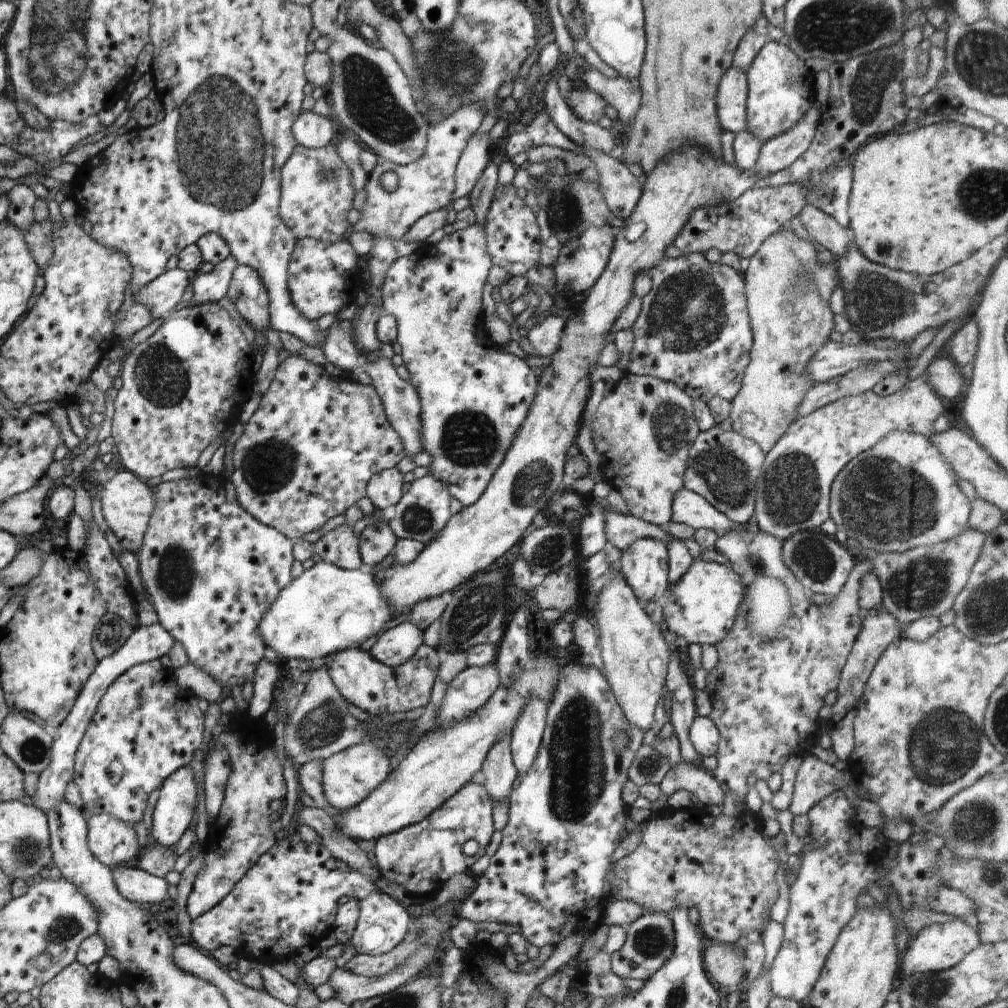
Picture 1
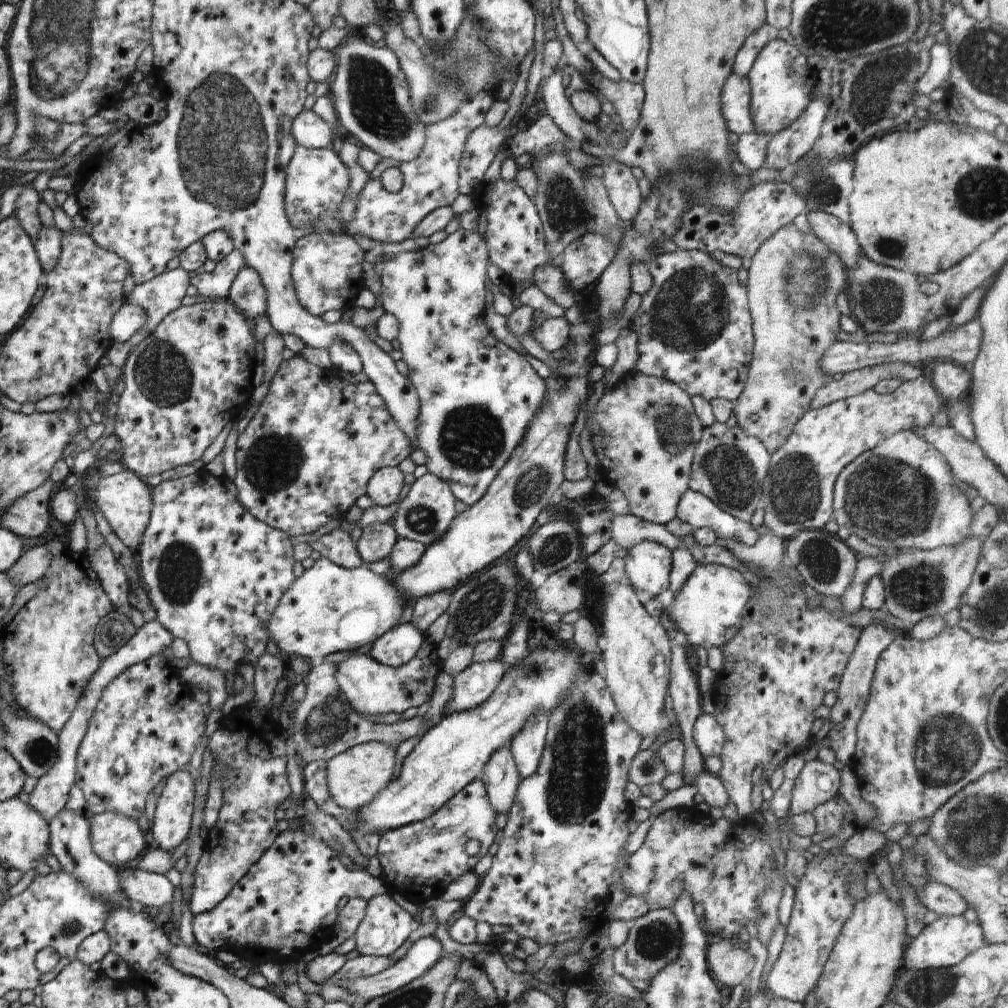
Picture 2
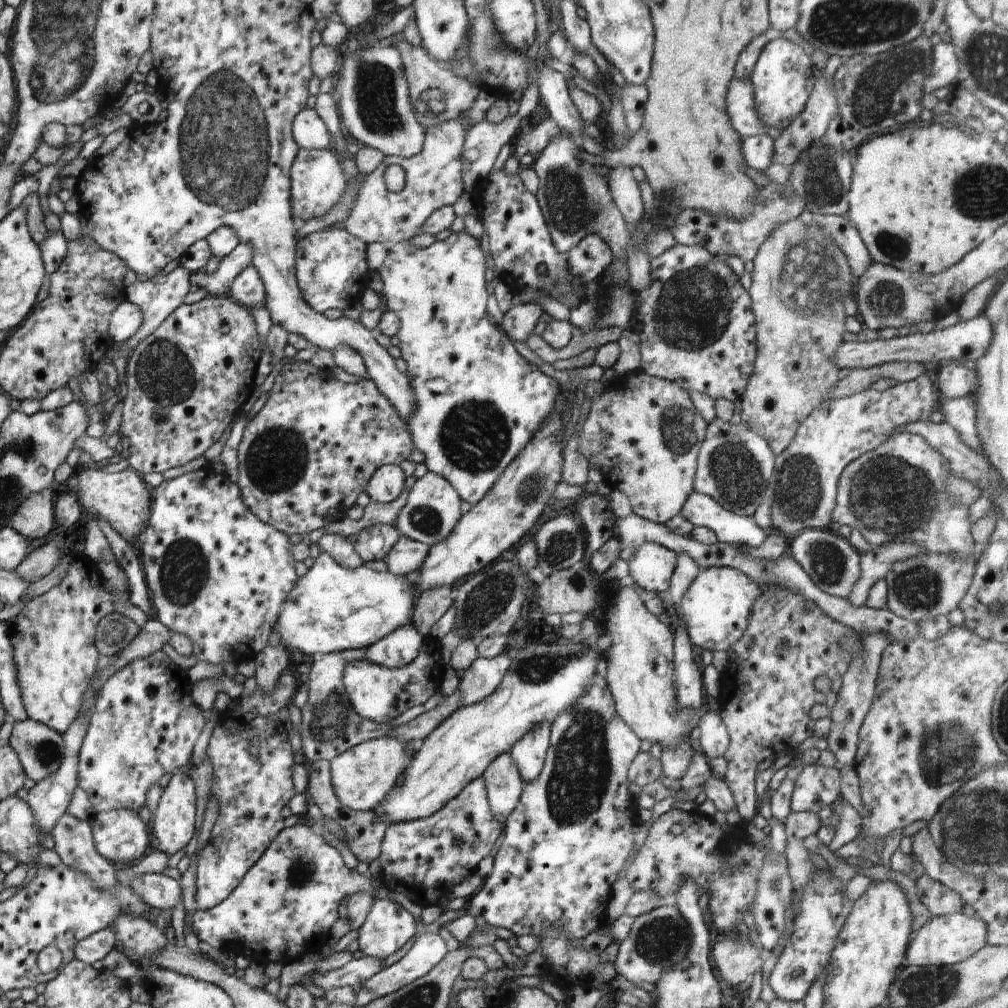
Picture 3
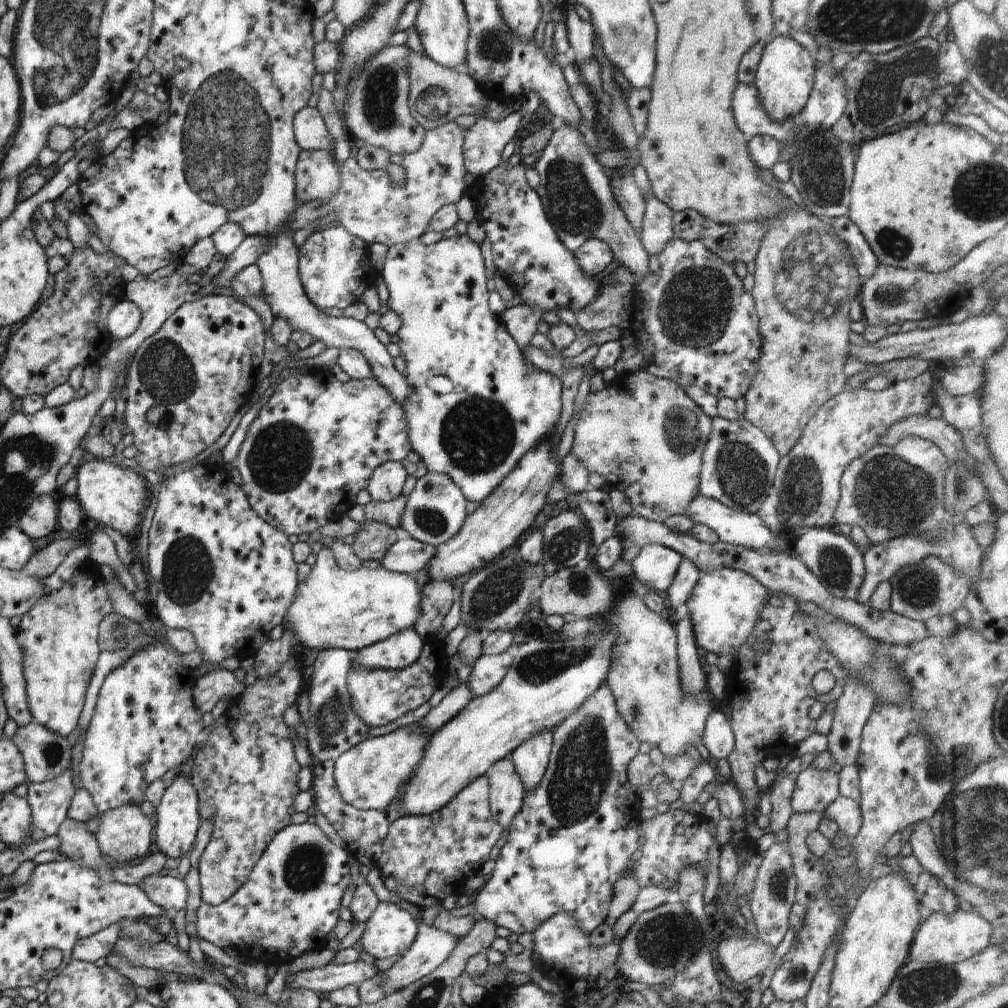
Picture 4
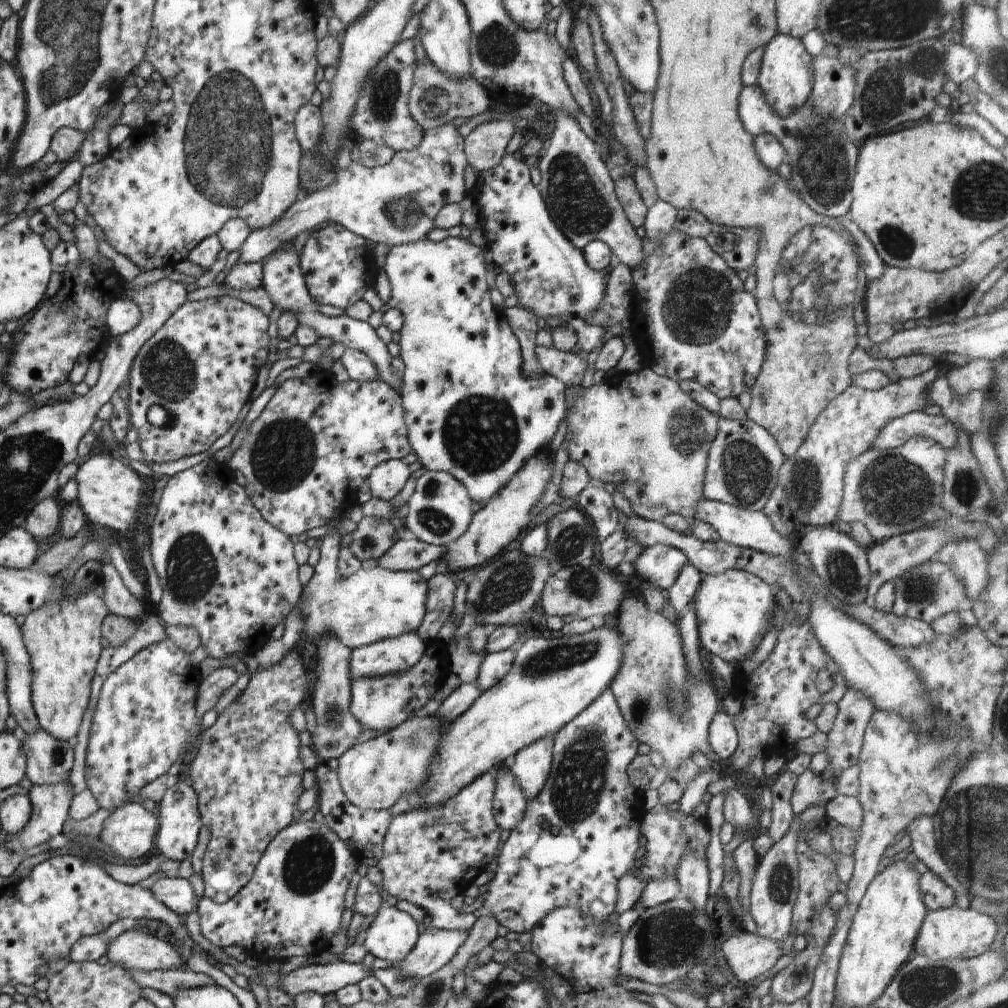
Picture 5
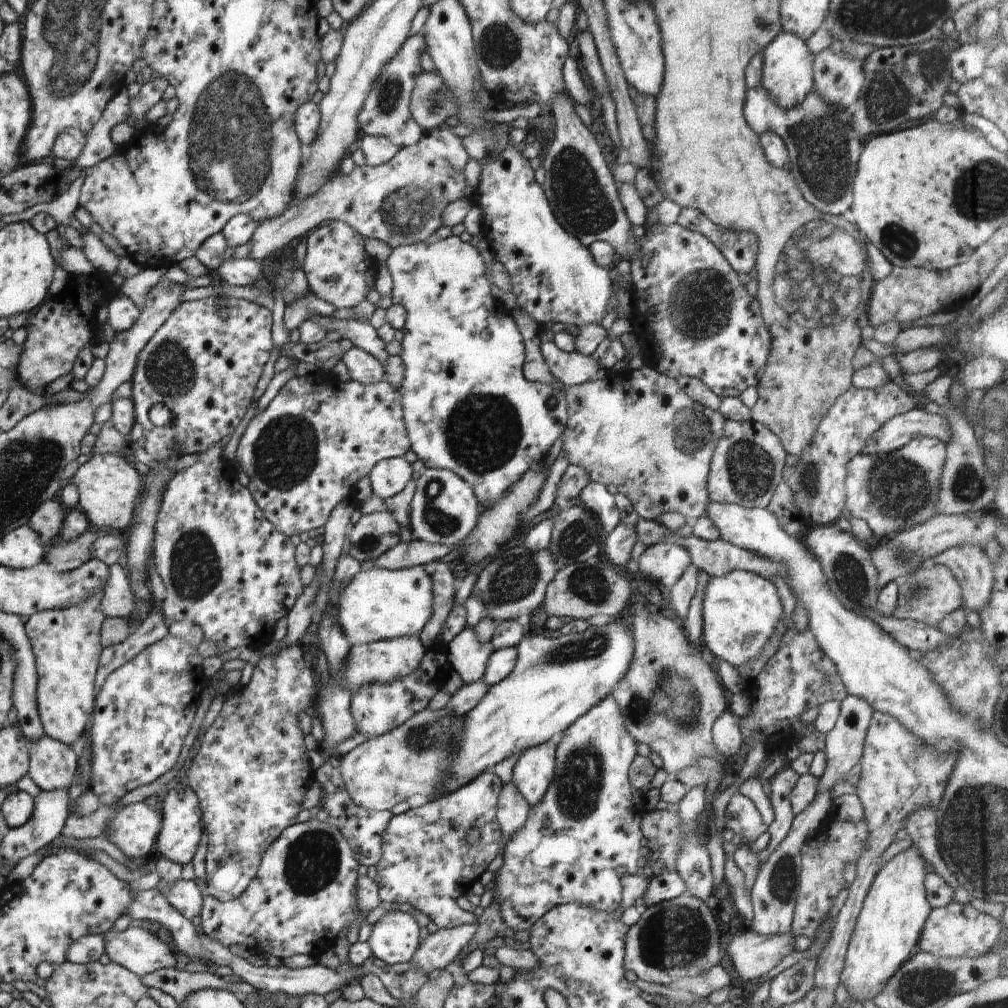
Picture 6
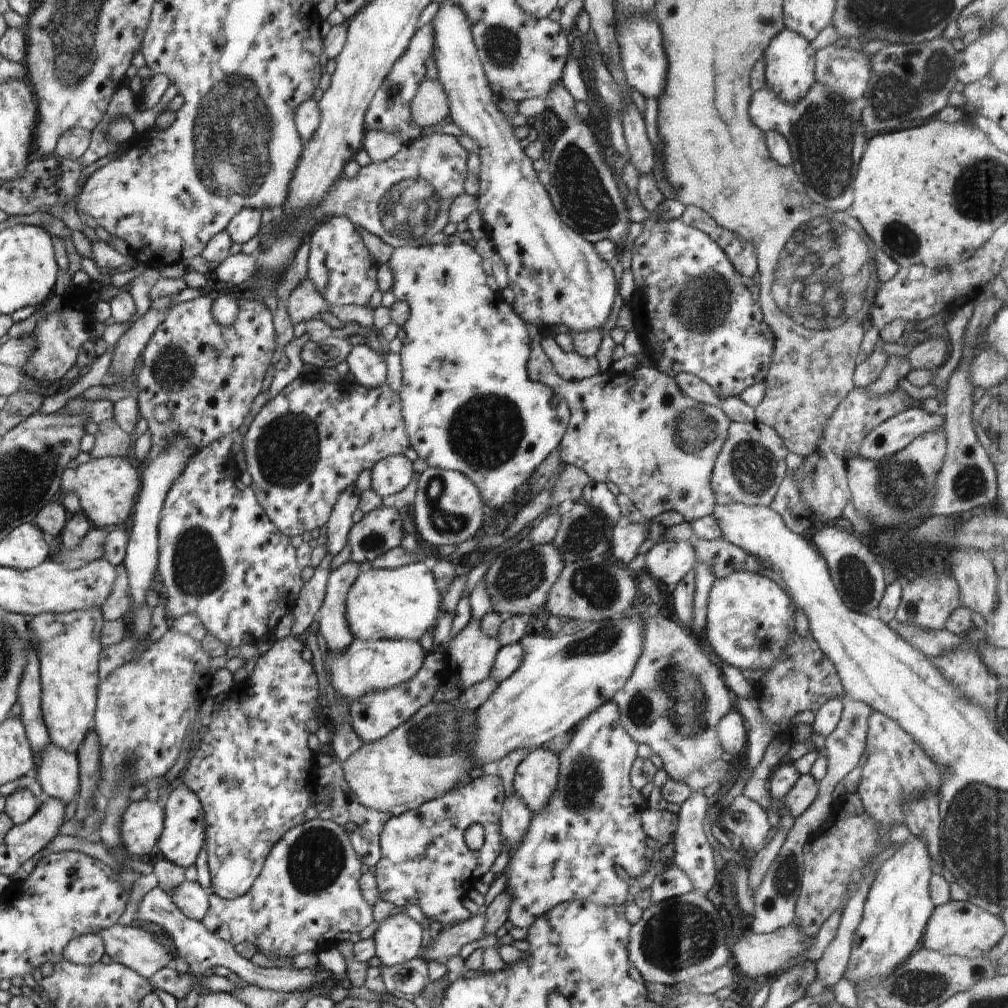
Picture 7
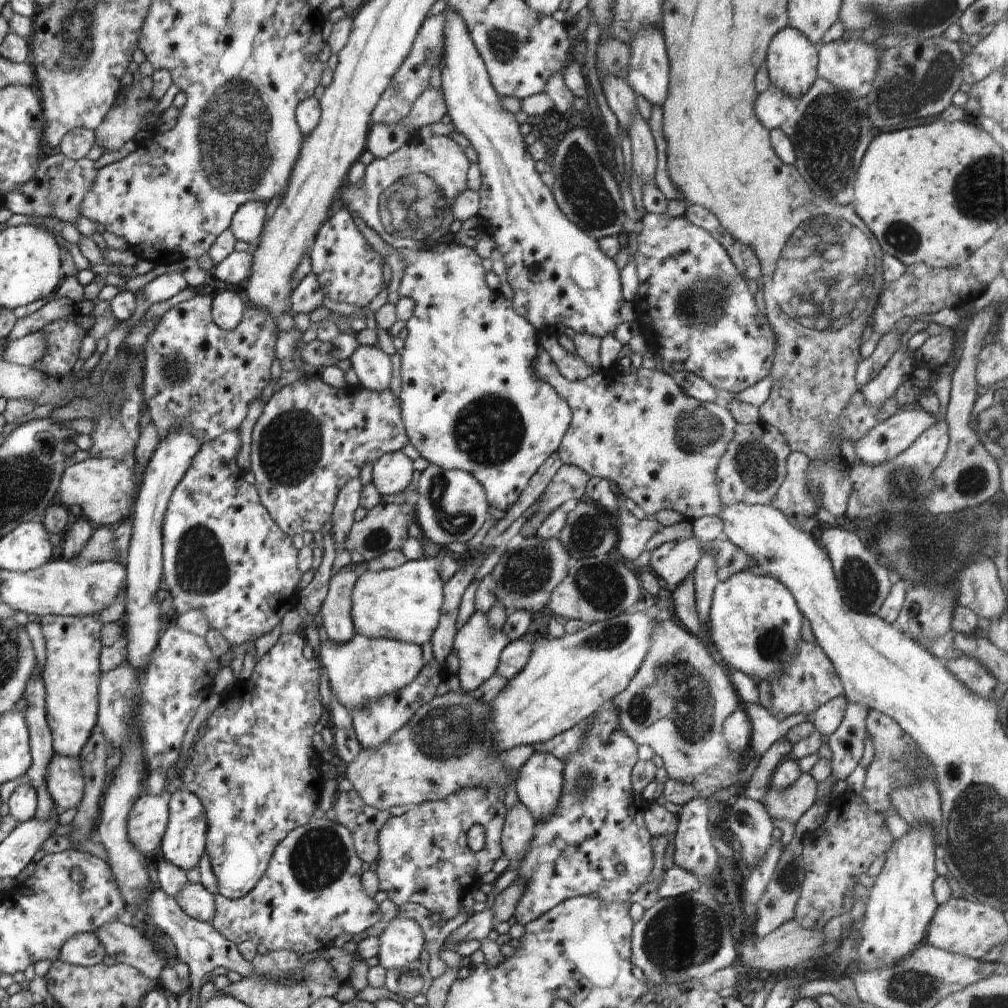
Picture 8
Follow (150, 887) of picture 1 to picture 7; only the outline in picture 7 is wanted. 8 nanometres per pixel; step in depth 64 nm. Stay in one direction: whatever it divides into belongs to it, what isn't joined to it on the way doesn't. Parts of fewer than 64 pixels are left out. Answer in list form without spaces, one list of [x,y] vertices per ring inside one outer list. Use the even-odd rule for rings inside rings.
[[[185,880],[170,894],[171,901],[179,908],[179,911],[195,921],[201,921],[206,916],[209,895],[198,881]]]

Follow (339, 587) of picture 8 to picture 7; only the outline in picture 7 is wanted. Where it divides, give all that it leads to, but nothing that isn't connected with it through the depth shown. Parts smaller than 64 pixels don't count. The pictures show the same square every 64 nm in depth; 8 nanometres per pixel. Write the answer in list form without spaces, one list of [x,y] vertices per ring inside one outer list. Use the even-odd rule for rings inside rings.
[[[352,559],[329,572],[325,597],[317,610],[315,626],[324,636],[331,655],[343,653],[354,640],[345,619],[345,600],[359,572],[359,564]]]

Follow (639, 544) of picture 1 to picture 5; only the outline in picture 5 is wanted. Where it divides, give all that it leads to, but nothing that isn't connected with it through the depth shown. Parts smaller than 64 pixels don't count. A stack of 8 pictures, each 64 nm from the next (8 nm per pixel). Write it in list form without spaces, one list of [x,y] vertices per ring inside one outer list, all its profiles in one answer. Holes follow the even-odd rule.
[[[663,544],[646,547],[635,560],[635,572],[660,590],[668,590],[677,581],[686,555]]]

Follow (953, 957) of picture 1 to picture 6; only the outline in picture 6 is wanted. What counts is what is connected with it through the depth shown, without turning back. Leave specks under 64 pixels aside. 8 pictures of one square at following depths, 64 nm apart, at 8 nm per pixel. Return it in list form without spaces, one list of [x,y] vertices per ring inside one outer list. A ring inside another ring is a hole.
[[[953,901],[948,906],[933,908],[922,929],[917,950],[937,957],[982,956],[992,950],[1002,930],[1001,920],[992,917],[989,912],[979,912],[969,903],[961,905]]]

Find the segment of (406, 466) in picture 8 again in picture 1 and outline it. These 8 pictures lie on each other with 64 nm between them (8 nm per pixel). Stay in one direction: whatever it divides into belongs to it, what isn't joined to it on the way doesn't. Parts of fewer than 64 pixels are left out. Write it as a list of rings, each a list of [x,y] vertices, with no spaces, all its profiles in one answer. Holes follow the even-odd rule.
[[[396,467],[372,475],[367,484],[367,497],[379,513],[384,508],[396,506],[402,498],[403,474]]]

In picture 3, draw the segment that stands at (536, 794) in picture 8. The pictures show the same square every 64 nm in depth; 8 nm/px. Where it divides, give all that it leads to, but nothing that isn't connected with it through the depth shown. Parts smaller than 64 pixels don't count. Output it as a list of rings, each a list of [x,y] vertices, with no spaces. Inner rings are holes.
[[[546,721],[534,725],[510,748],[510,754],[524,783],[536,779],[542,770],[550,746],[550,727],[551,724]]]

